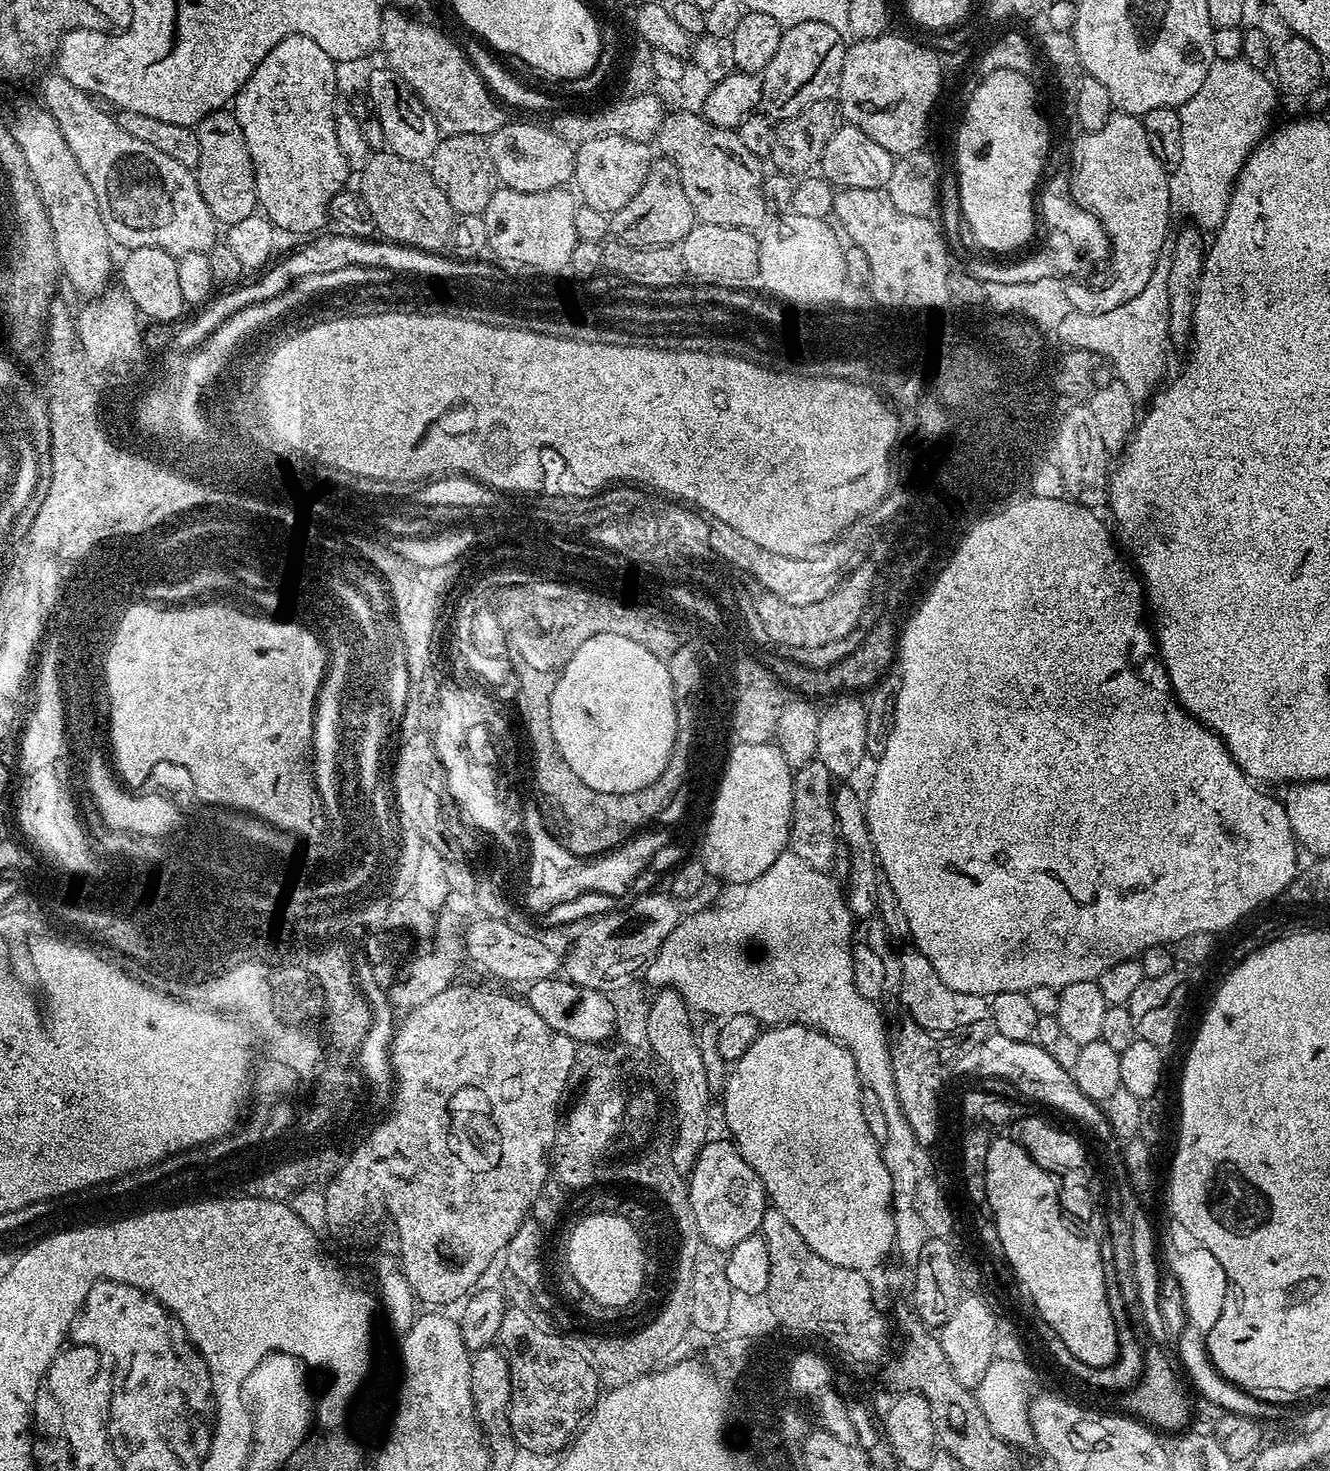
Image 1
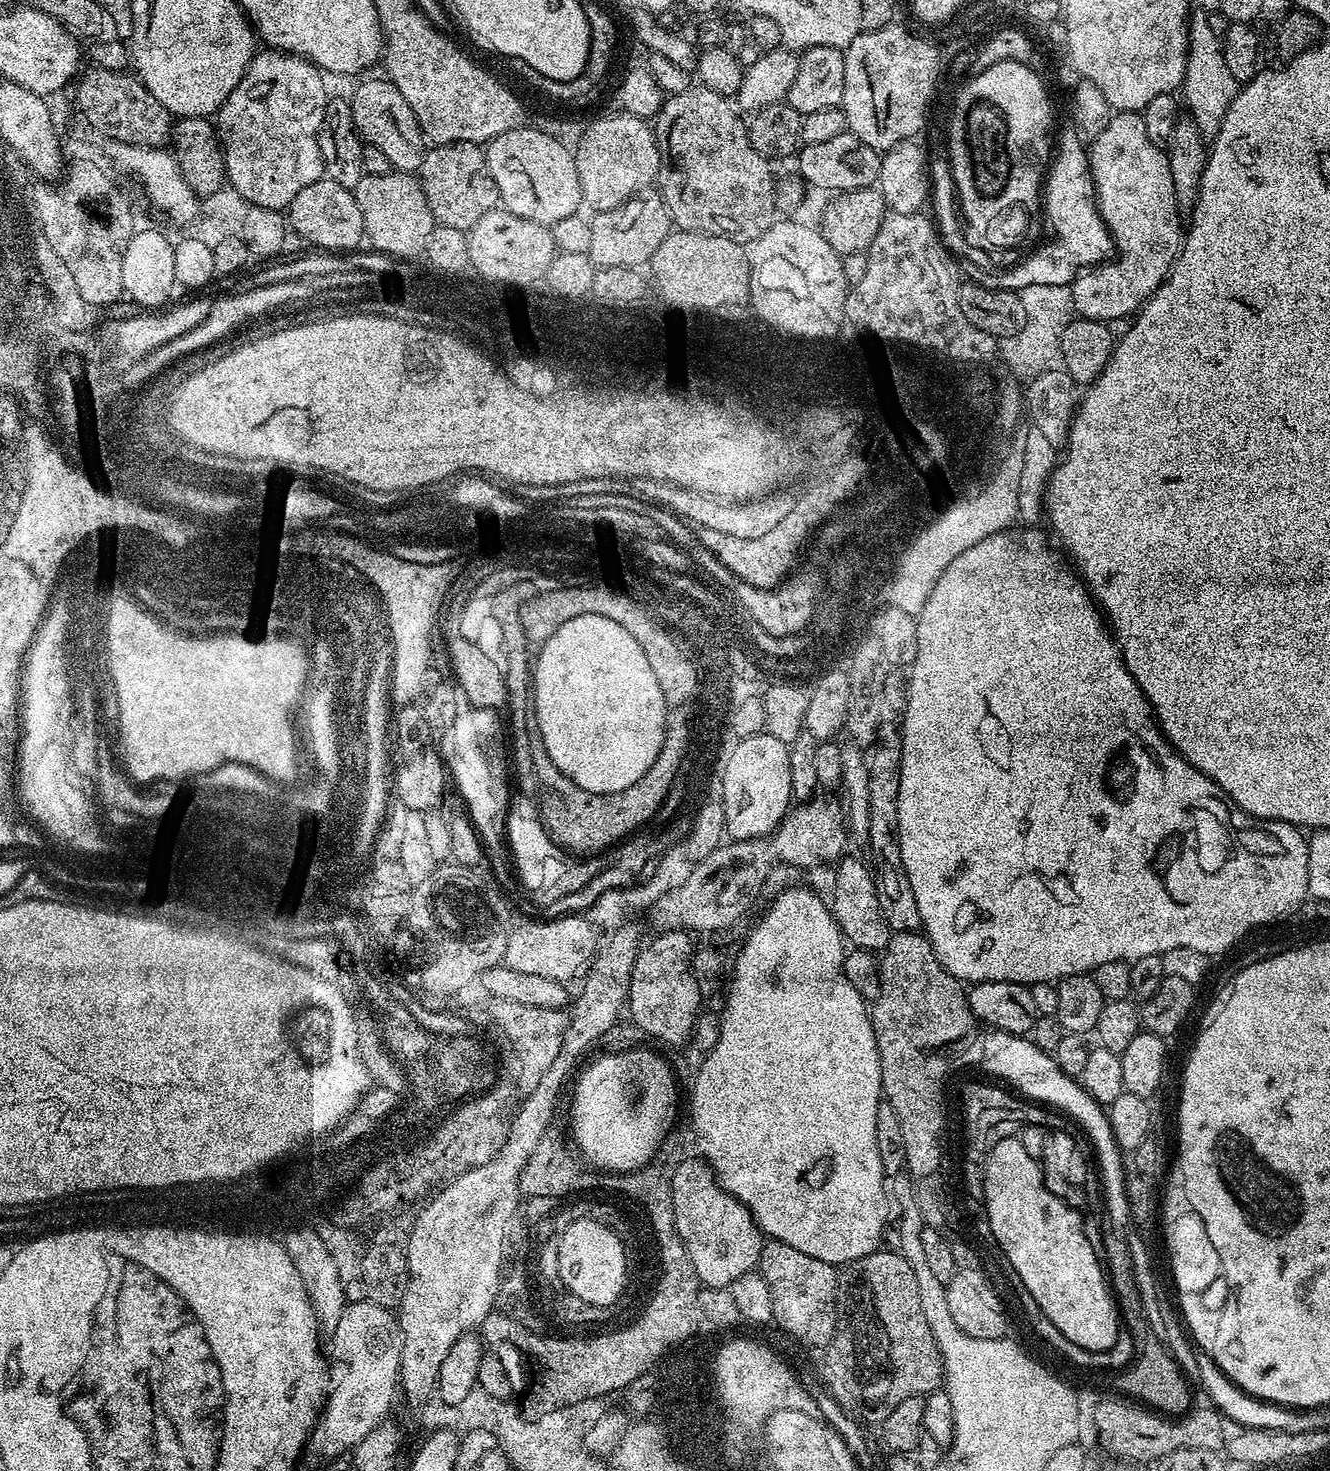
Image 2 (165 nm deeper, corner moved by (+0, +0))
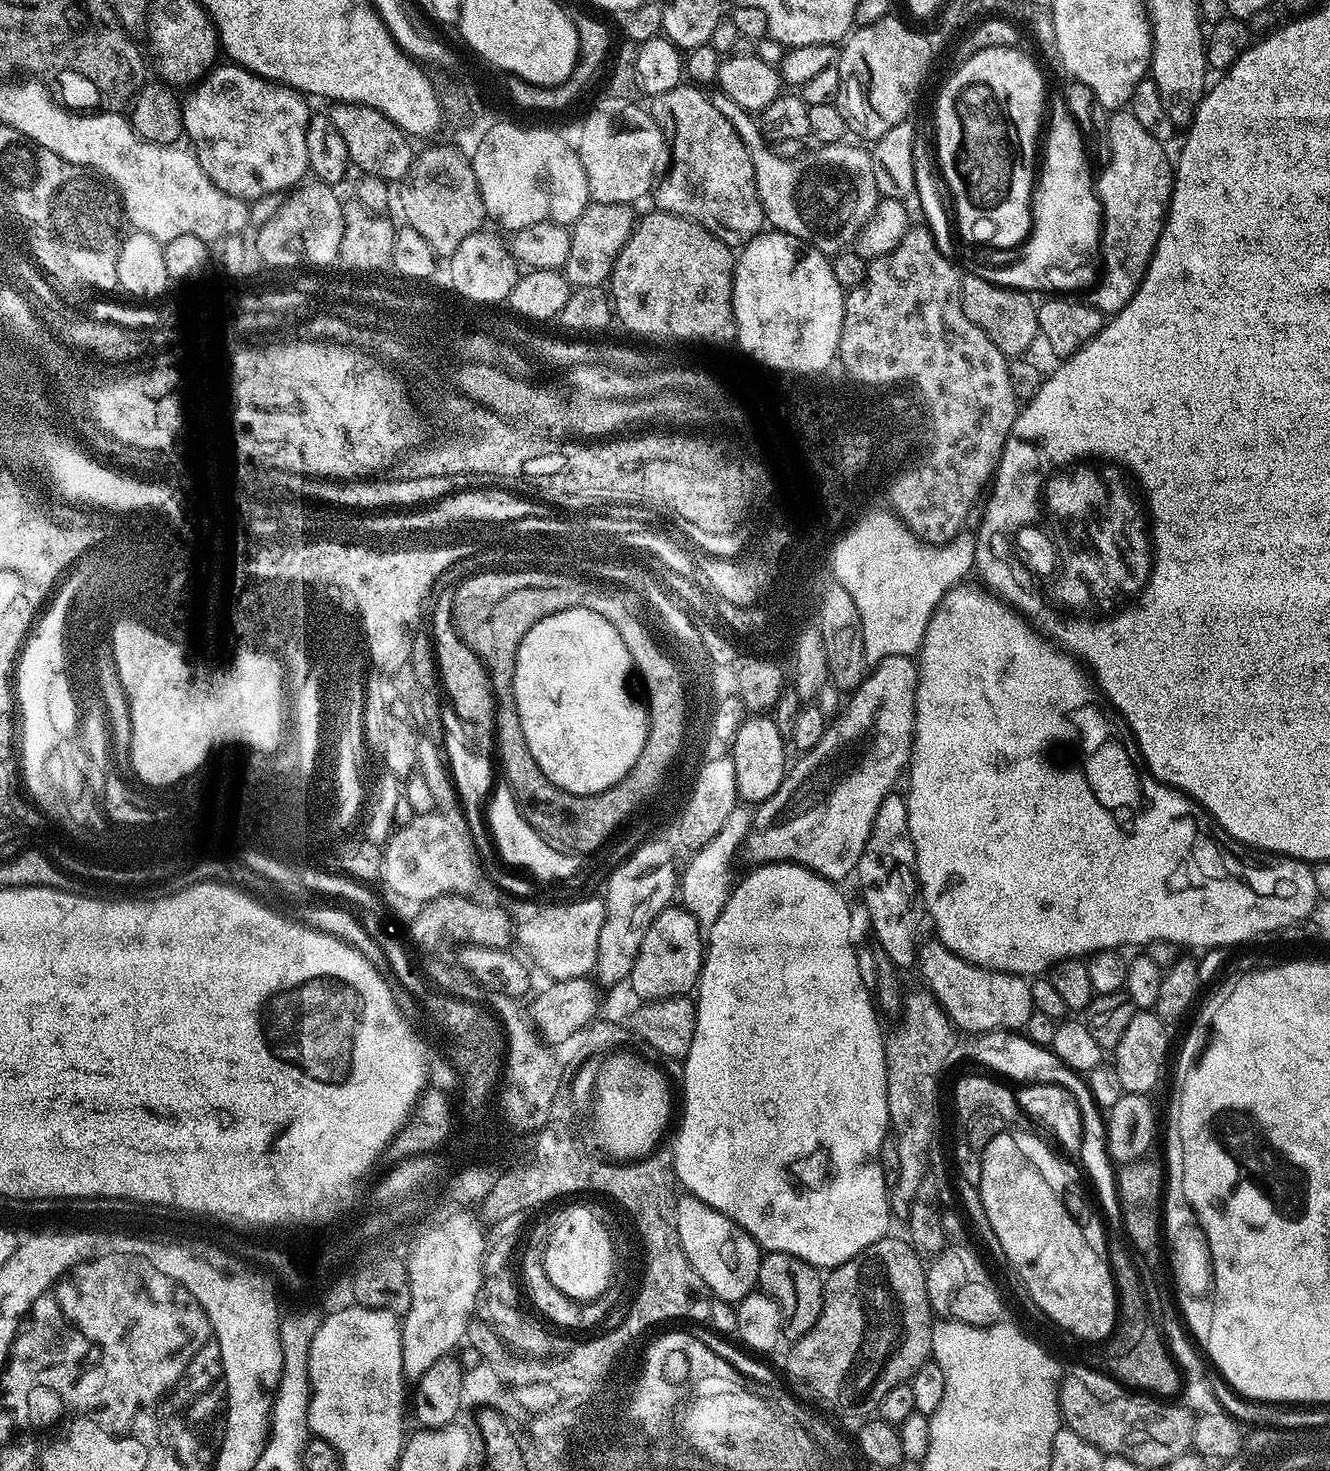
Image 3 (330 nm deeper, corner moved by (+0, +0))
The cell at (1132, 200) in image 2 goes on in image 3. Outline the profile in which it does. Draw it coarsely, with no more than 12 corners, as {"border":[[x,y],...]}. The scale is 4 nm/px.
{"border":[[1130,110],[1106,120],[1102,279],[1134,298],[1168,219],[1174,164]]}

